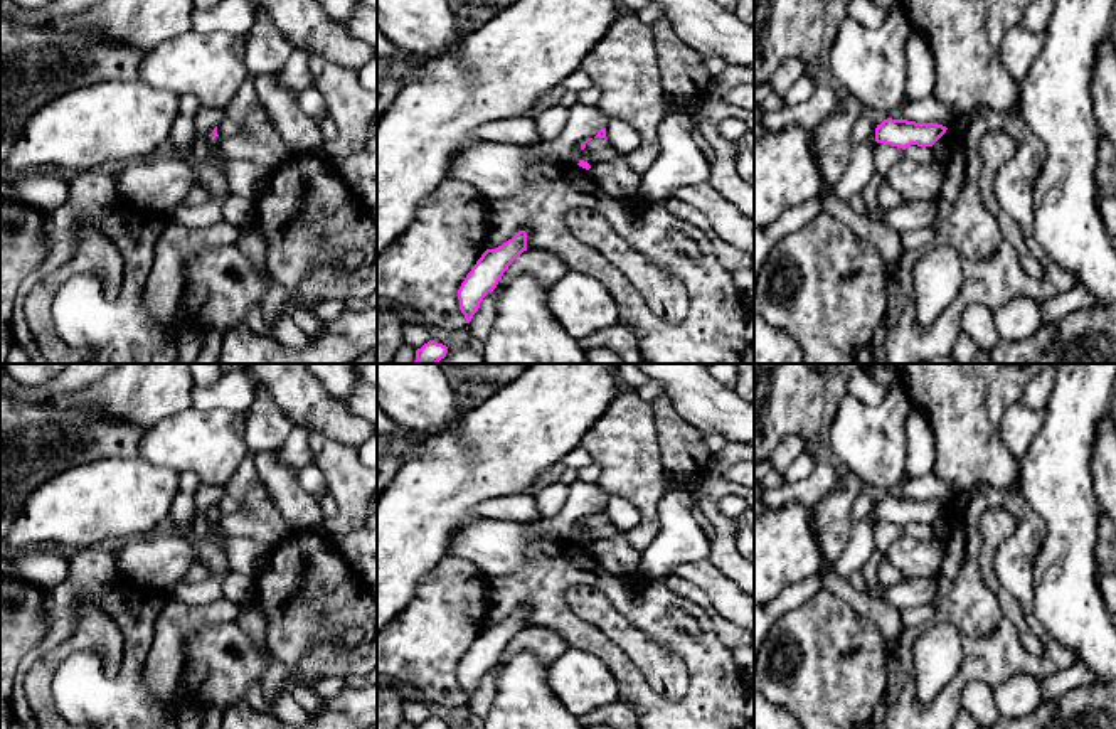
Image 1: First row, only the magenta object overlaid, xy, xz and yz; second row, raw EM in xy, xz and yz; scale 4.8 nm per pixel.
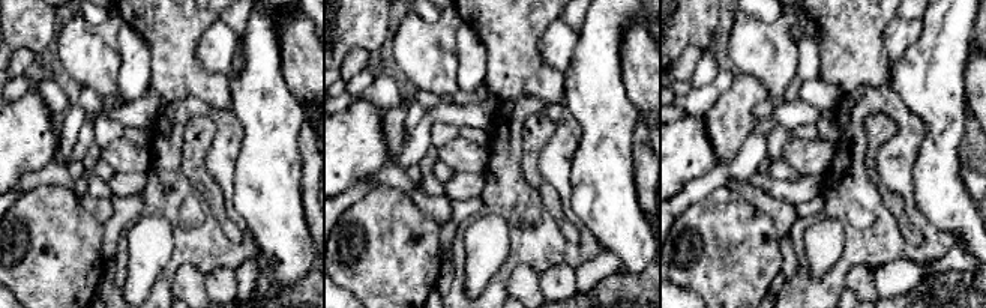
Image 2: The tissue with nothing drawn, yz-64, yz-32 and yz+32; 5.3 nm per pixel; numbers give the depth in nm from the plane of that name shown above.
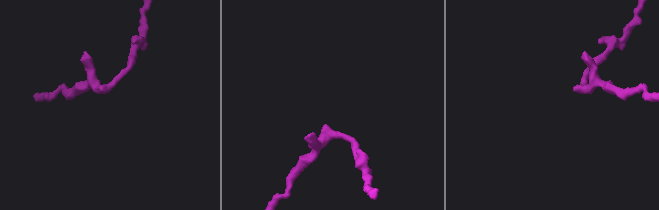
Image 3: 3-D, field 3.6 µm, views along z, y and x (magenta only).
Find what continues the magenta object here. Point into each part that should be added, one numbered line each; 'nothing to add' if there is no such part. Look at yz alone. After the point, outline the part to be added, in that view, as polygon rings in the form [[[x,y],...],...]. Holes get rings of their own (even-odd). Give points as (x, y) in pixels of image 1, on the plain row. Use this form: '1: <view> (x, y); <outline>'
1: yz (859, 548); [[[870,513],[853,524],[852,534],[840,554],[840,559],[833,564],[833,571],[840,577],[850,579],[855,572],[860,572],[864,564],[872,556],[875,549],[874,519],[875,513]]]

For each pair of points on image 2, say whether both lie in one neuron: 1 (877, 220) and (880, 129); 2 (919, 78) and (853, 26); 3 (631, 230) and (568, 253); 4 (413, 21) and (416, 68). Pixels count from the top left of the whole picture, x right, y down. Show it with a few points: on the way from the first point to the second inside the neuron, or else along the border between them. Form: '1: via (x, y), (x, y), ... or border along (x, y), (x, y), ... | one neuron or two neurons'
1: border along (866, 147), (865, 167), (875, 184) | two neurons
2: border along (889, 63), (890, 87) | two neurons
3: border along (589, 229), (605, 250) | two neurons
4: via (413, 33), (416, 56) | one neuron

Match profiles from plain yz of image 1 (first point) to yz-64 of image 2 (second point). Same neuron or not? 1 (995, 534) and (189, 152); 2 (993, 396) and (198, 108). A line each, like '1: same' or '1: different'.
1: same
2: different

